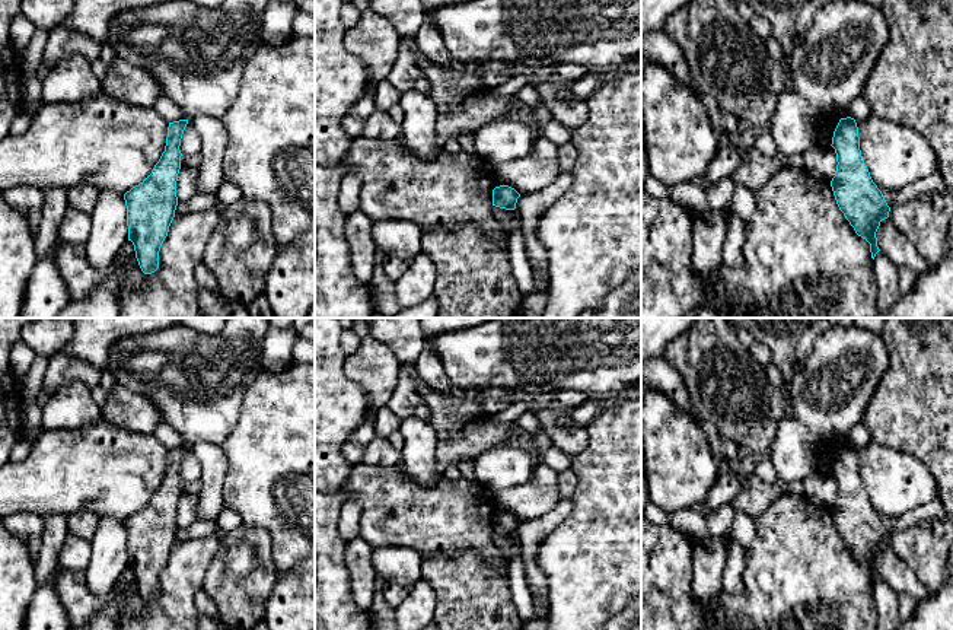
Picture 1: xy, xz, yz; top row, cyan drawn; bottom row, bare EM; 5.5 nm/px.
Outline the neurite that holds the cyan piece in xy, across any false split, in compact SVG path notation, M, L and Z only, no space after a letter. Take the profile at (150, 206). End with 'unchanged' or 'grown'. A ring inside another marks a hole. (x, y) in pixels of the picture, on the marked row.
M188 120L169 122L165 152L152 174L124 194L128 241L144 274L159 268L159 251L175 217L179 146L187 124Z; unchanged

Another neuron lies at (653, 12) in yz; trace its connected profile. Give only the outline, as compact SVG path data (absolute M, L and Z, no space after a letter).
M641 0L641 42L644 35L663 29L666 19L689 0Z

